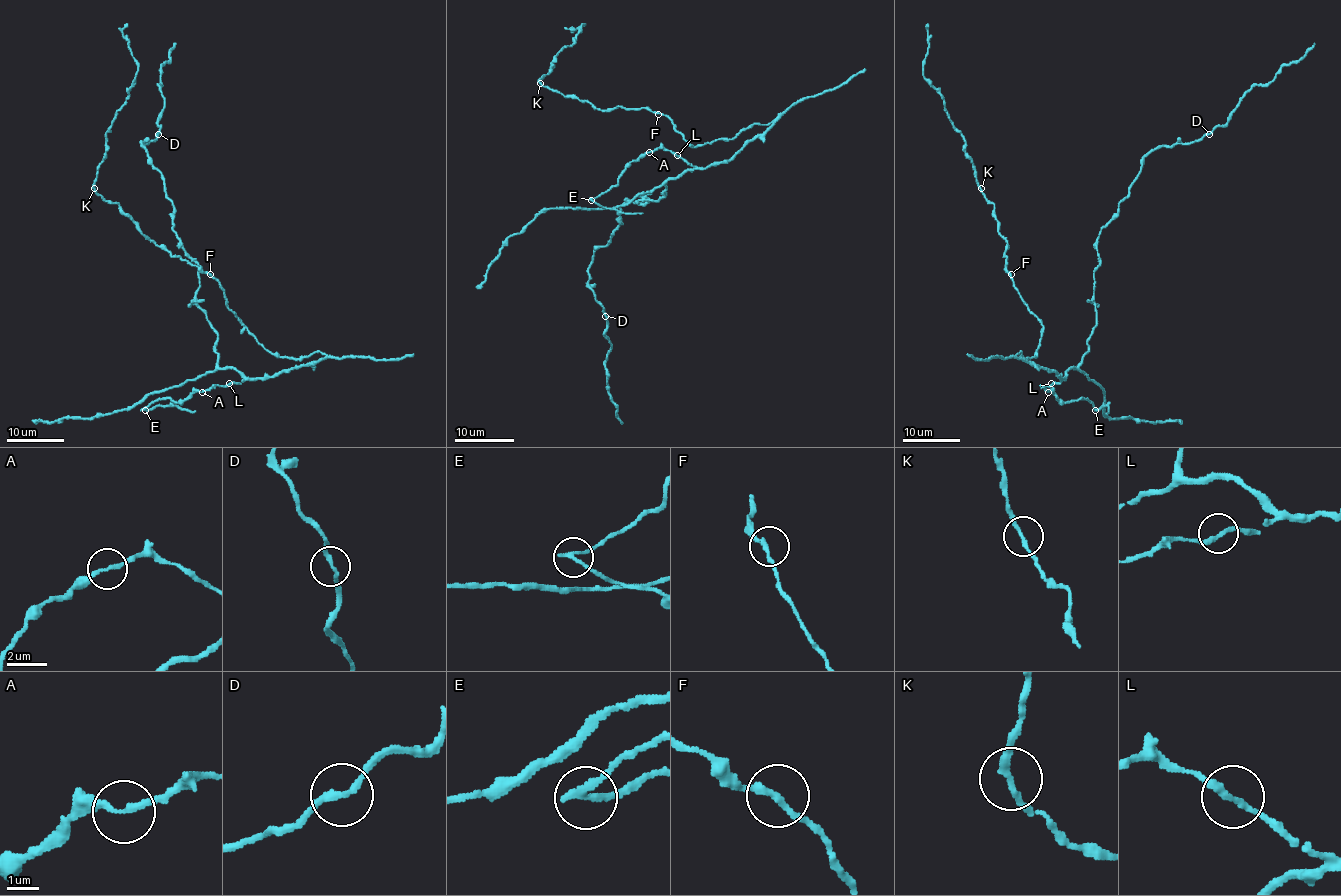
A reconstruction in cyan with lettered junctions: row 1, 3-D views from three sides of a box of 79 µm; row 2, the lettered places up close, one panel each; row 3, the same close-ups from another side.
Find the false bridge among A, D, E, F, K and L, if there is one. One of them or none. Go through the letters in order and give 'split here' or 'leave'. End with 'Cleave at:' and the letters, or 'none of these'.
A: leave
D: leave
E: split here
F: leave
K: leave
L: leave
Cleave at: E

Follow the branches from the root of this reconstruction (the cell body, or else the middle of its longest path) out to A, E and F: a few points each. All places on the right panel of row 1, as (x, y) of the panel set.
A: (1043, 368), (1051, 369), (1064, 379), (1060, 383), (1046, 385), (1048, 392)
E: (1043, 368), (1051, 369), (1064, 379), (1060, 383), (1046, 385), (1048, 392), (1064, 402), (1085, 398), (1095, 409)
F: (1043, 368), (1015, 356), (1020, 352), (1024, 359), (1035, 356), (1043, 324), (1024, 303), (1011, 274)

